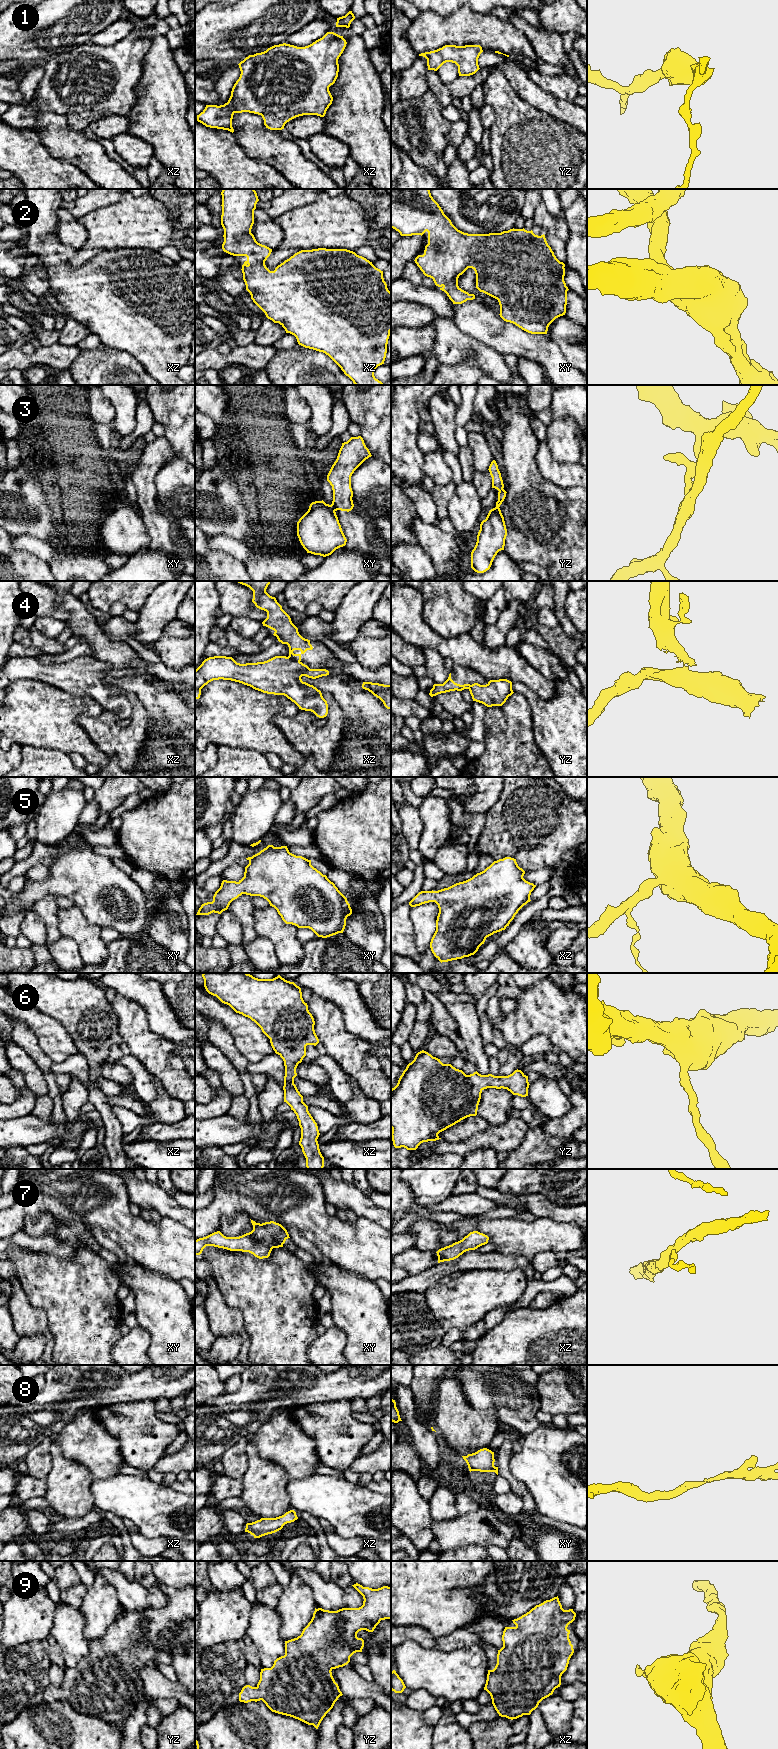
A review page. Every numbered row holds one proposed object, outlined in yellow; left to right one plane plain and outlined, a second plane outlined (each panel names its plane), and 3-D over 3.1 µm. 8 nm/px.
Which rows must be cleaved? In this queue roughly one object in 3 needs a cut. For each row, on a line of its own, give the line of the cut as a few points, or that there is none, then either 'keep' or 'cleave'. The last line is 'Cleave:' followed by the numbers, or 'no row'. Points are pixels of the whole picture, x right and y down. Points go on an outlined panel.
1: cut none; keep
2: cut none; keep
3: cut xy (330, 505), (335, 510); cleave
4: cut xz (288, 656), (299, 662); cleave
5: cut none; keep
6: cut none; keep
7: cut none; keep
8: cut none; keep
9: cut none; keep
Cleave: 3, 4

